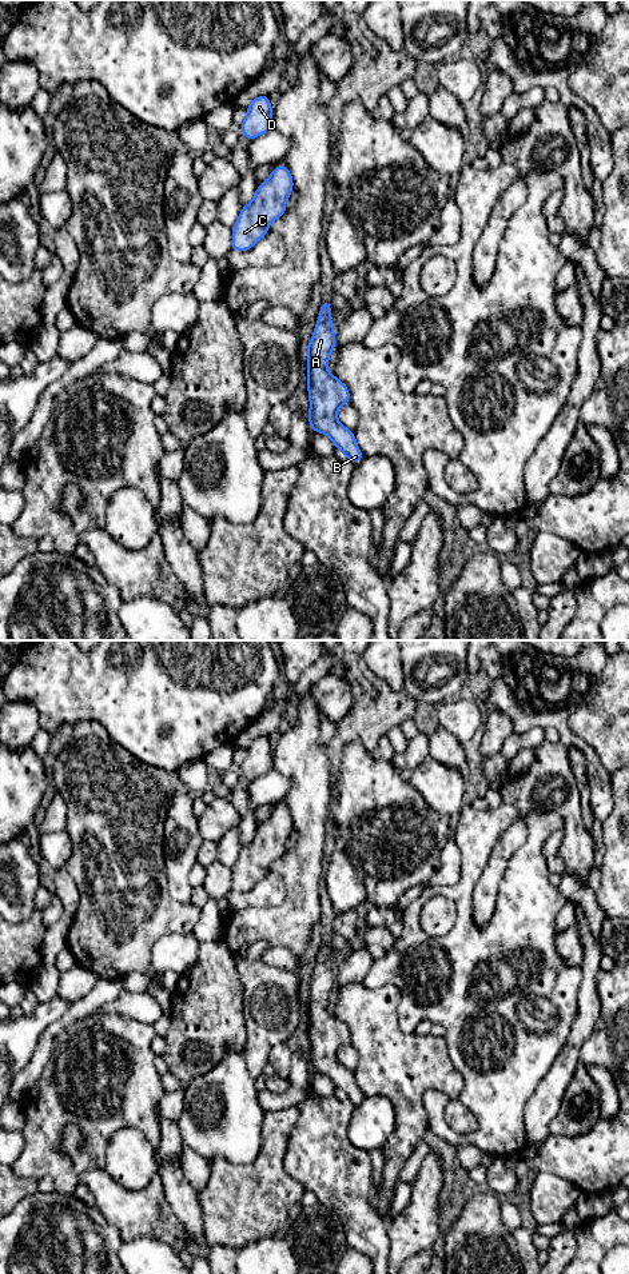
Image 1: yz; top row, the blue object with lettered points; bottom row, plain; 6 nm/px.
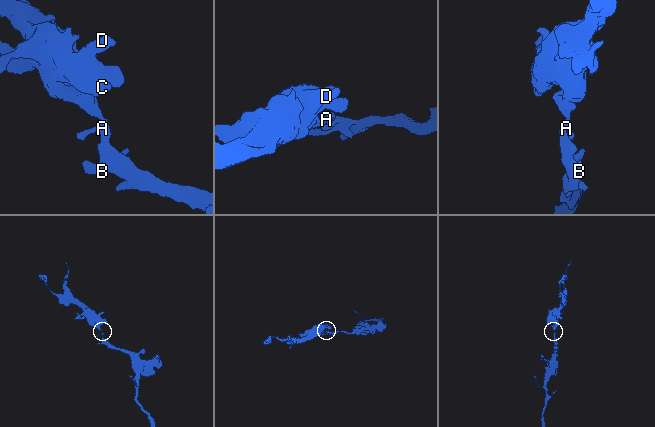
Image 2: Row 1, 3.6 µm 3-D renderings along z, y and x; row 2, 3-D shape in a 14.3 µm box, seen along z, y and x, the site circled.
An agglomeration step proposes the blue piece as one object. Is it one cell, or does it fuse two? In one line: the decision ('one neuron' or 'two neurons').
one neuron

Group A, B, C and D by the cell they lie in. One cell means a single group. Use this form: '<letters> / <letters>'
A B C D

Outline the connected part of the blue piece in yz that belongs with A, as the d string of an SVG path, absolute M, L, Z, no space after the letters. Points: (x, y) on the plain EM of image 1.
M323 940L319 958L307 985L307 1035L310 1039L308 1065L312 1073L329 1077L335 1089L353 1103L359 1103L365 1095L357 1086L354 1071L342 1066L337 1053L350 1043L347 1026L327 1011L330 994L334 991L337 978L331 963L331 942Z

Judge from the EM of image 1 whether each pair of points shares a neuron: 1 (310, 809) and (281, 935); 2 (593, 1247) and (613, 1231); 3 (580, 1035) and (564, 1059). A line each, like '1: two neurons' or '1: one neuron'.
1: one neuron
2: one neuron
3: one neuron

